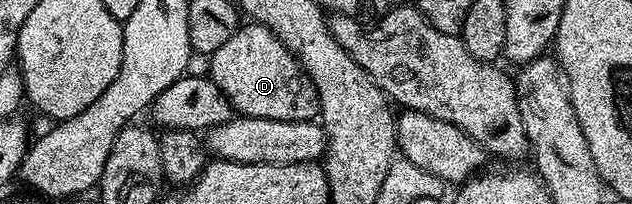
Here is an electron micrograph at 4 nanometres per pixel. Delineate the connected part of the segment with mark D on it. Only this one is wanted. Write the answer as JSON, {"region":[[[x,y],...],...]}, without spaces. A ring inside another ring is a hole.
{"region":[[[257,23],[246,24],[240,24],[235,33],[229,35],[229,39],[225,39],[225,43],[221,43],[221,47],[217,47],[215,53],[210,54],[211,73],[209,77],[215,82],[215,88],[227,98],[236,114],[241,115],[243,110],[247,109],[242,115],[244,117],[254,117],[256,113],[263,113],[261,119],[277,119],[278,121],[310,118],[316,112],[317,105],[298,62],[290,51],[263,26]]]}

